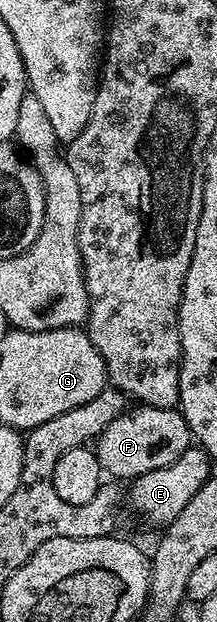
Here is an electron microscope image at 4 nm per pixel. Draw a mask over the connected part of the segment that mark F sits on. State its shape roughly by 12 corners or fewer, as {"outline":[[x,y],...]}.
{"outline":[[178,409],[124,410],[94,439],[104,475],[134,480],[192,449]]}

